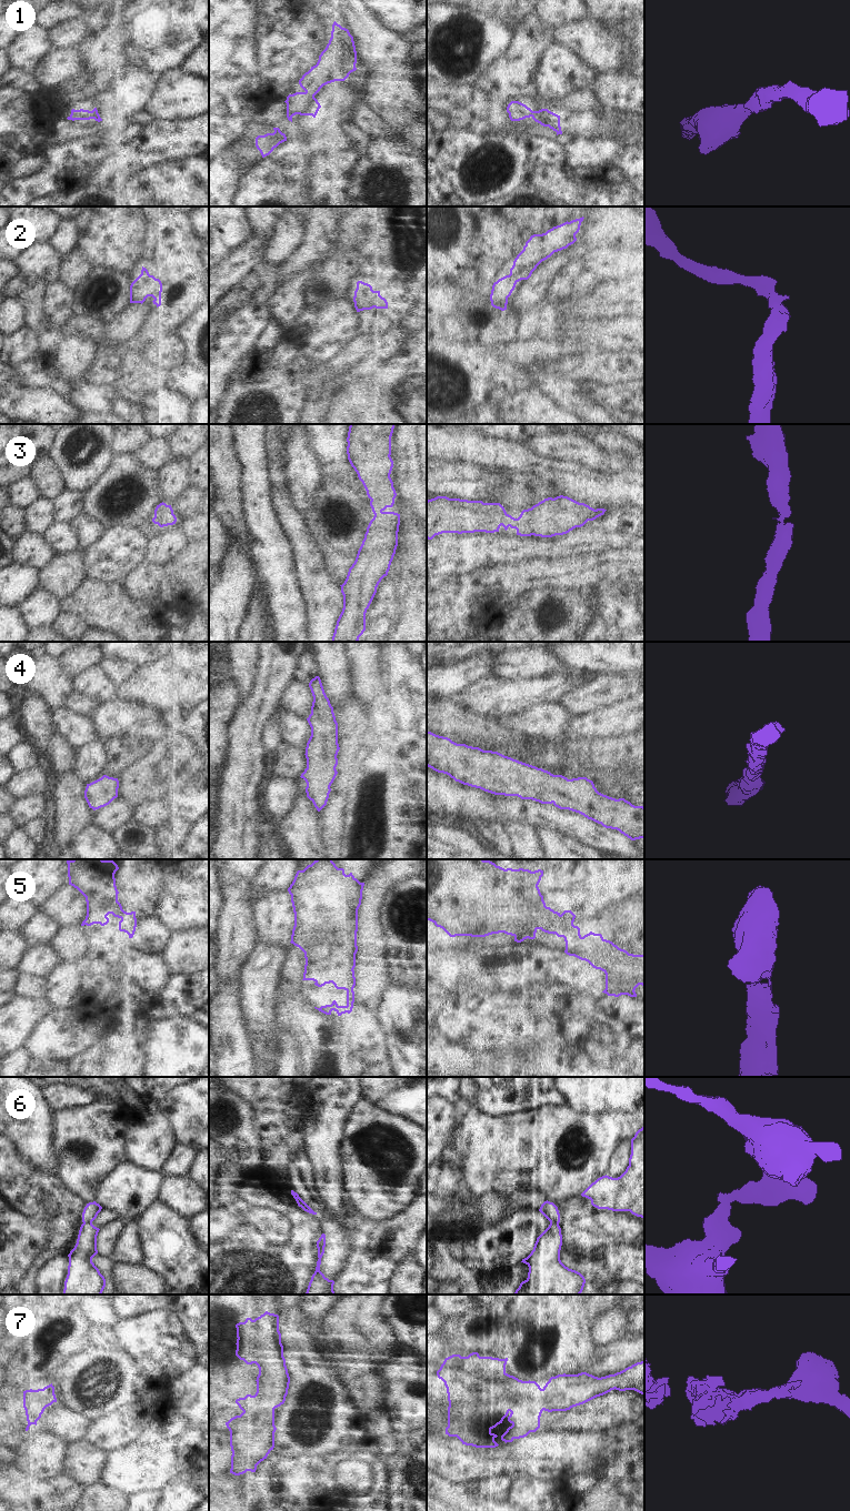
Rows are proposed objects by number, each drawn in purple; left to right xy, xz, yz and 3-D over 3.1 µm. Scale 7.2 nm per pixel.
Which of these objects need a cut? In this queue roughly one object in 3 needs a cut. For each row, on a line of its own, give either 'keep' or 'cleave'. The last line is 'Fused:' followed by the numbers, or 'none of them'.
1: keep
2: keep
3: keep
4: keep
5: keep
6: cleave
7: keep
Fused: 6

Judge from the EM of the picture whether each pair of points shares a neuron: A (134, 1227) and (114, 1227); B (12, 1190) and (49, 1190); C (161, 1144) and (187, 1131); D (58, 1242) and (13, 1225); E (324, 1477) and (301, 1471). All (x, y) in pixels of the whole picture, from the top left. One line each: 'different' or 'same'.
A: different
B: same
C: different
D: different
E: same

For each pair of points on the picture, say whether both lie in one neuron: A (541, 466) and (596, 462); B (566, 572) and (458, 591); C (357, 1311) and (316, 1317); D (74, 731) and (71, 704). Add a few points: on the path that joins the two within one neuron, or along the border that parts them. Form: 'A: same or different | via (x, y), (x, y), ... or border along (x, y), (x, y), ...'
A: different | border along (552, 457), (574, 461), (602, 472)
B: same | via (539, 573), (513, 581), (492, 581), (484, 584)
C: different | border along (334, 1306), (329, 1311), (322, 1326), (326, 1342)
D: different | border along (63, 707), (89, 718)

